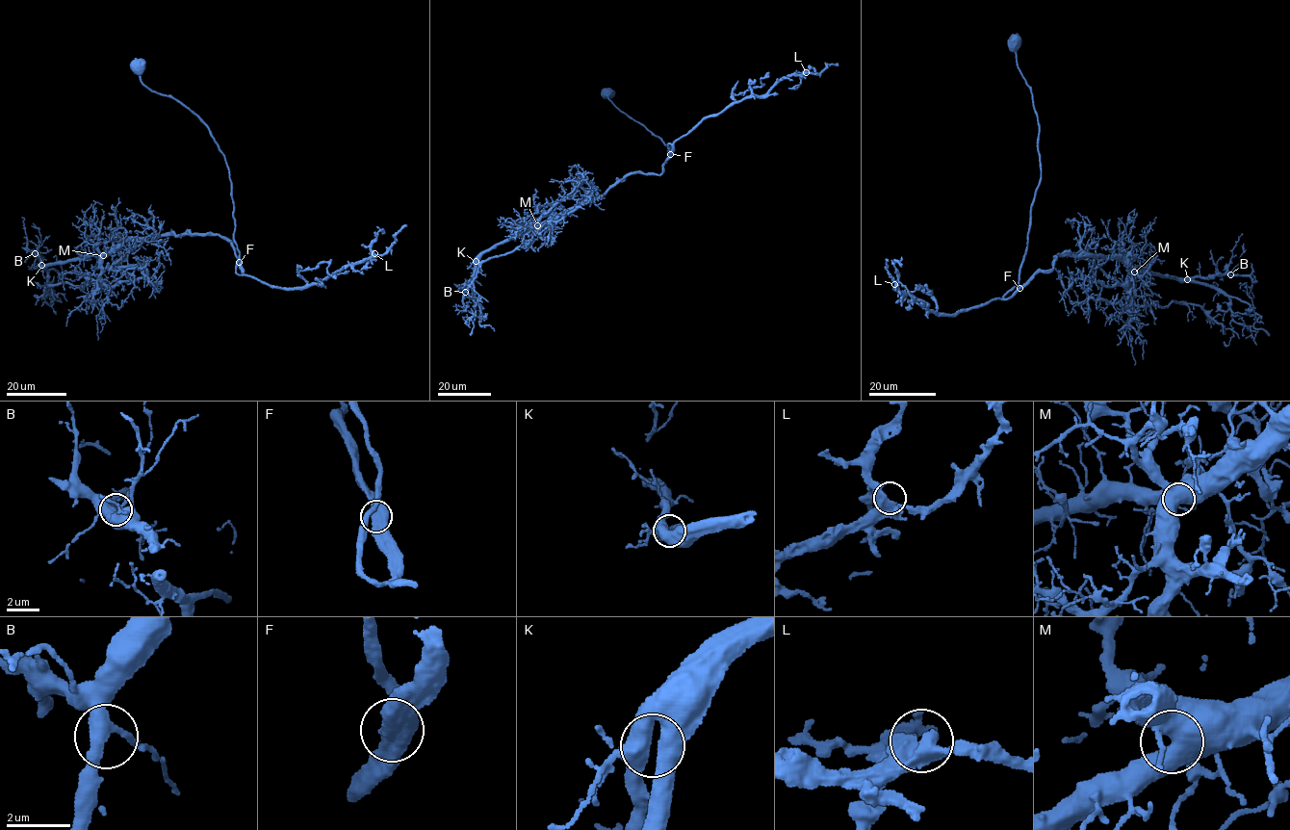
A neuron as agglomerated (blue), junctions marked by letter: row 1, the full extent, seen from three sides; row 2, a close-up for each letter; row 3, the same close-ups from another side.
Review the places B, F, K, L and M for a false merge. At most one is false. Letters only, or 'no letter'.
no letter

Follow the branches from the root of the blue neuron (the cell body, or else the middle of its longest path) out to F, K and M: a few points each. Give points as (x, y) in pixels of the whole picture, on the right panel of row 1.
F: (1016, 42), (1019, 41), (1016, 63), (1032, 94), (1039, 125), (1041, 168), (1019, 283), (1003, 298), (1019, 288)
K: (1016, 42), (1041, 168), (1019, 283), (1004, 298), (1063, 252), (1114, 255), (1140, 271), (1187, 279)
M: (1016, 42), (1039, 125), (1040, 181), (1019, 283), (1003, 298), (1051, 270), (1060, 253), (1114, 255), (1134, 272)

